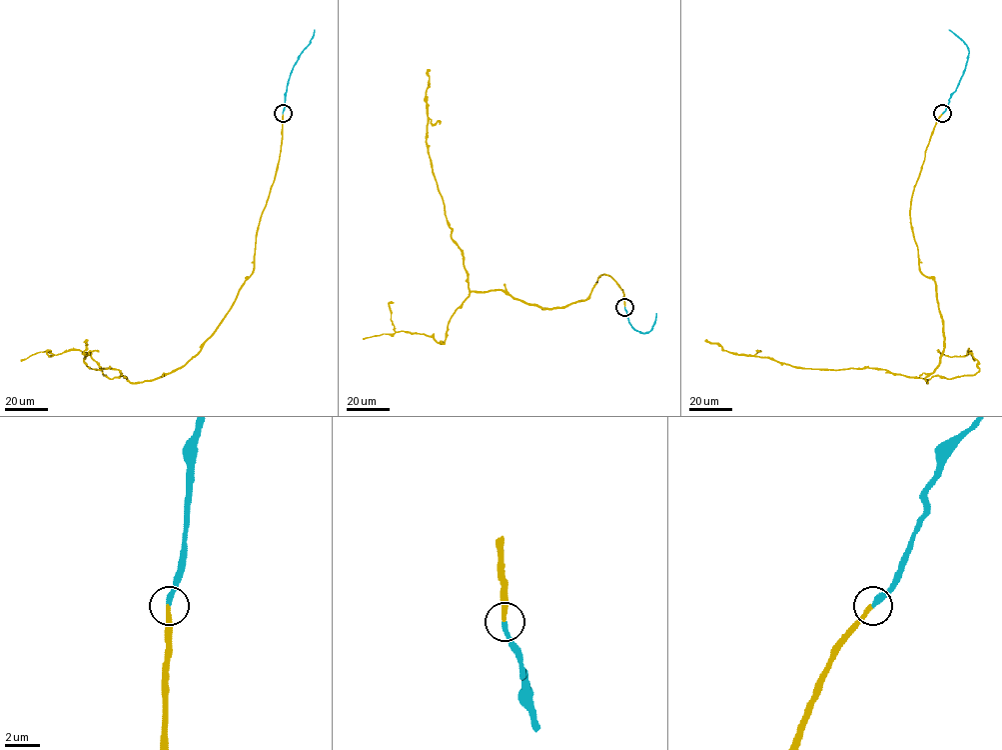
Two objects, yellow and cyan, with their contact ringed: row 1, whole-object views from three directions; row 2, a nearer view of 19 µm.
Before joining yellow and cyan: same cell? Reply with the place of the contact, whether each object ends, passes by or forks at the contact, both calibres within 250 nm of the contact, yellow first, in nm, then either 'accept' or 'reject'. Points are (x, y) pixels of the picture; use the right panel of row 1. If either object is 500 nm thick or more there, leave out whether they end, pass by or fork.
at (942, 113); yellow ends there; cyan ends there; 280 nm thick on the yellow side, 320 nm on the other; accept

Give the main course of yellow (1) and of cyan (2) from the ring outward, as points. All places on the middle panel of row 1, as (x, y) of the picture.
1: (624, 307), (604, 274), (585, 300), (563, 307), (472, 291), (428, 150), (429, 69)
2: (624, 307), (628, 322), (642, 333), (651, 329), (656, 313)

